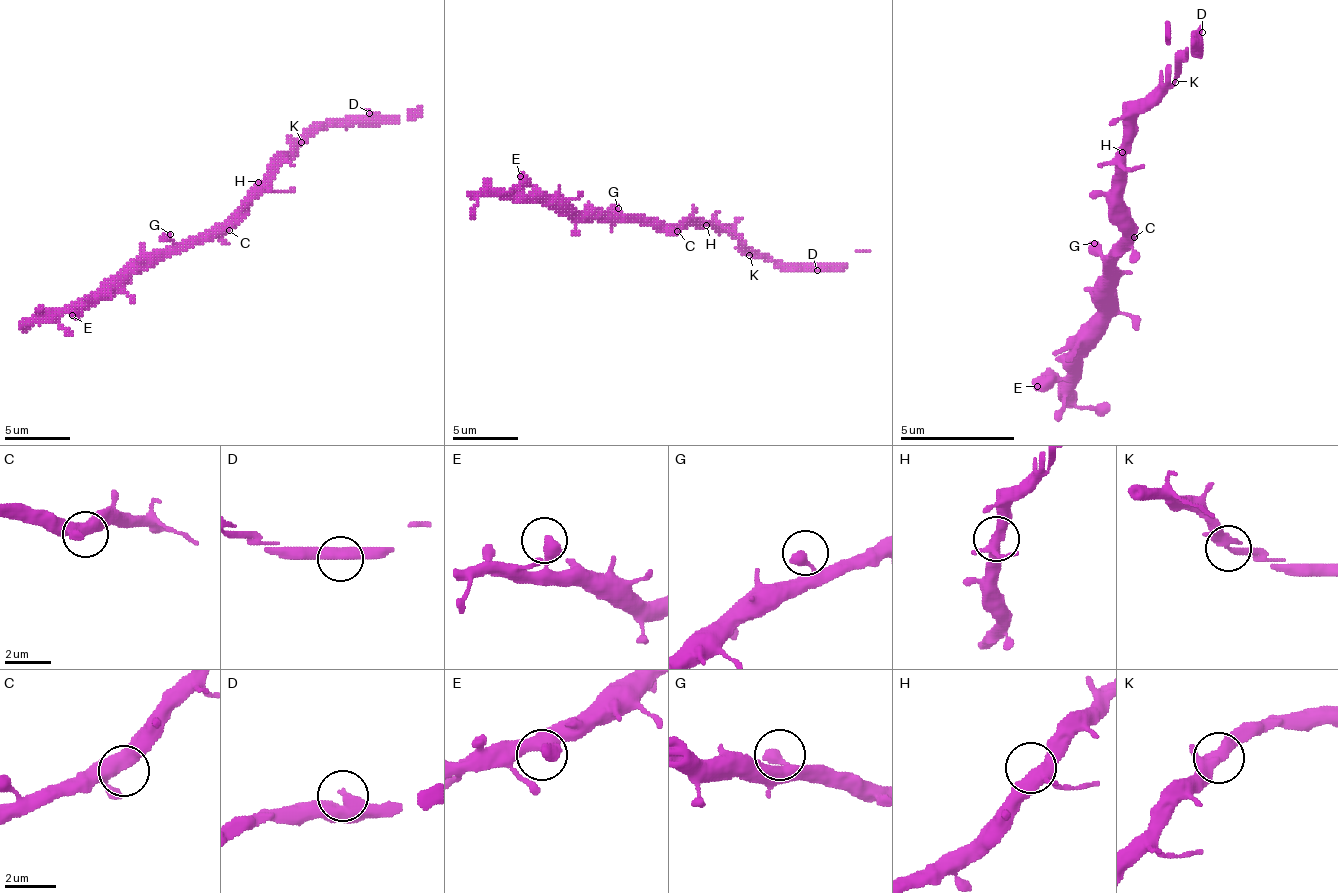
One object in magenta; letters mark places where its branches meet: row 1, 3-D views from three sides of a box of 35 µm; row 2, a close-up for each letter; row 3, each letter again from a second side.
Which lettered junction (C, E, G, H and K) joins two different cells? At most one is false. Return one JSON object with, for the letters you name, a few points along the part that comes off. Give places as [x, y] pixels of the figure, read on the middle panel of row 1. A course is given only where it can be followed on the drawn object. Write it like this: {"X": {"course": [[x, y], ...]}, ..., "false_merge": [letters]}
{"false_merge": []}

